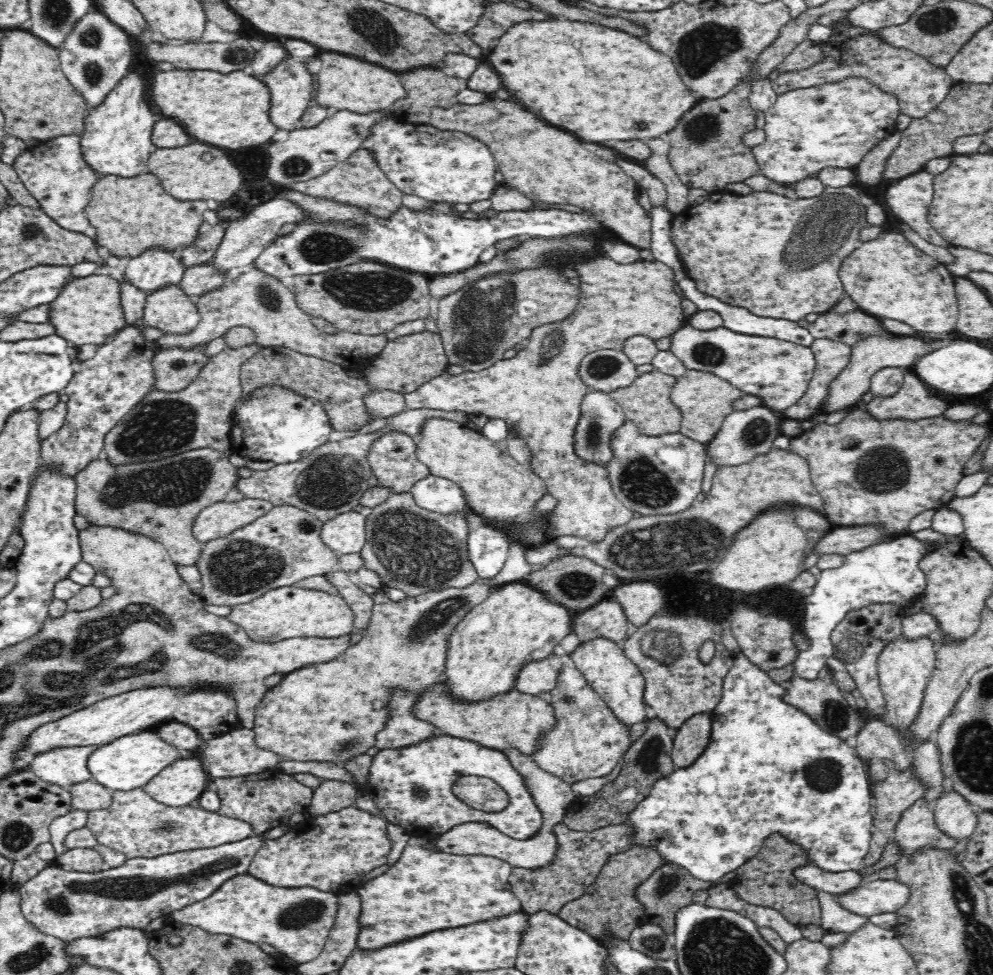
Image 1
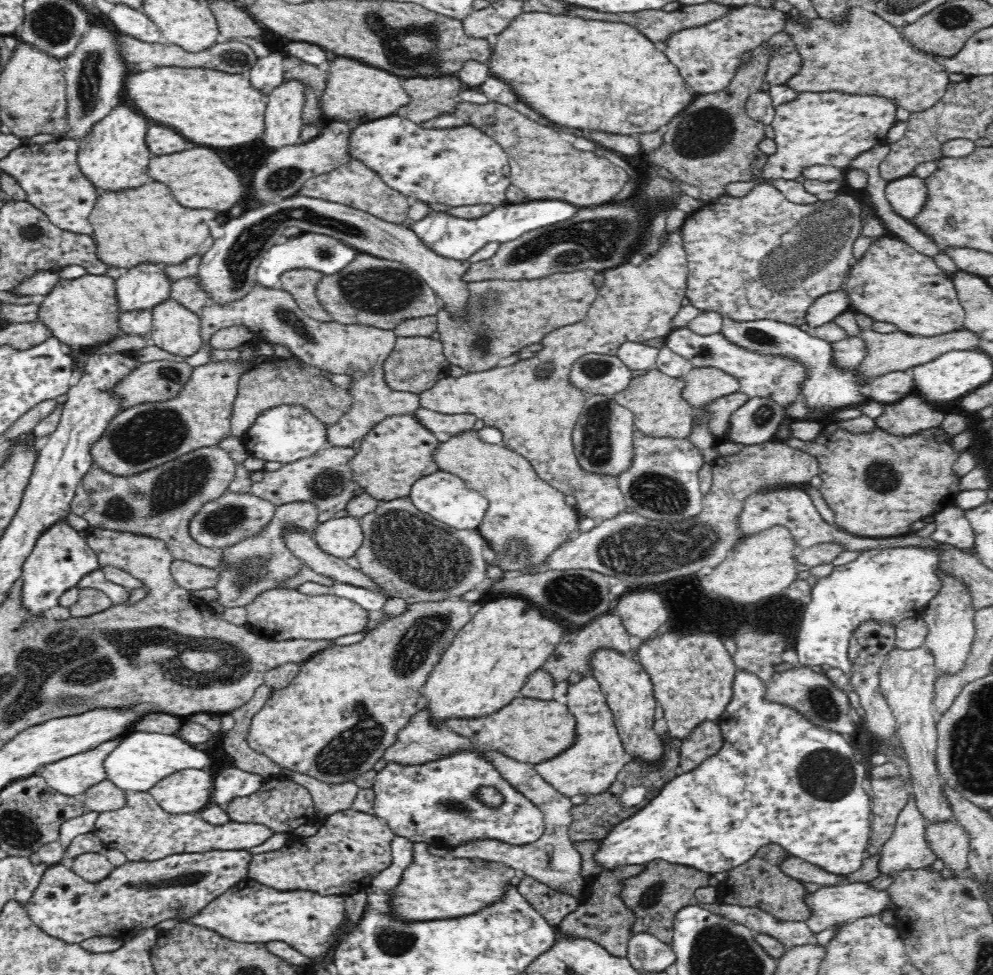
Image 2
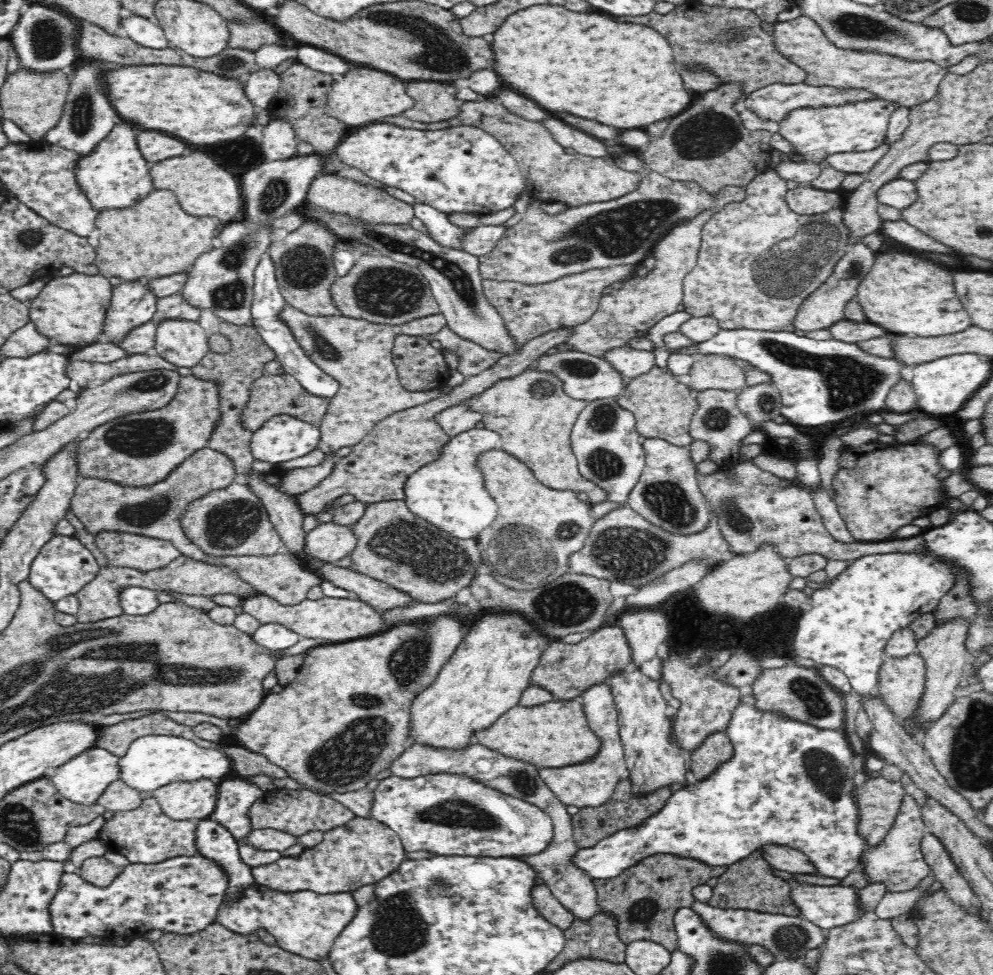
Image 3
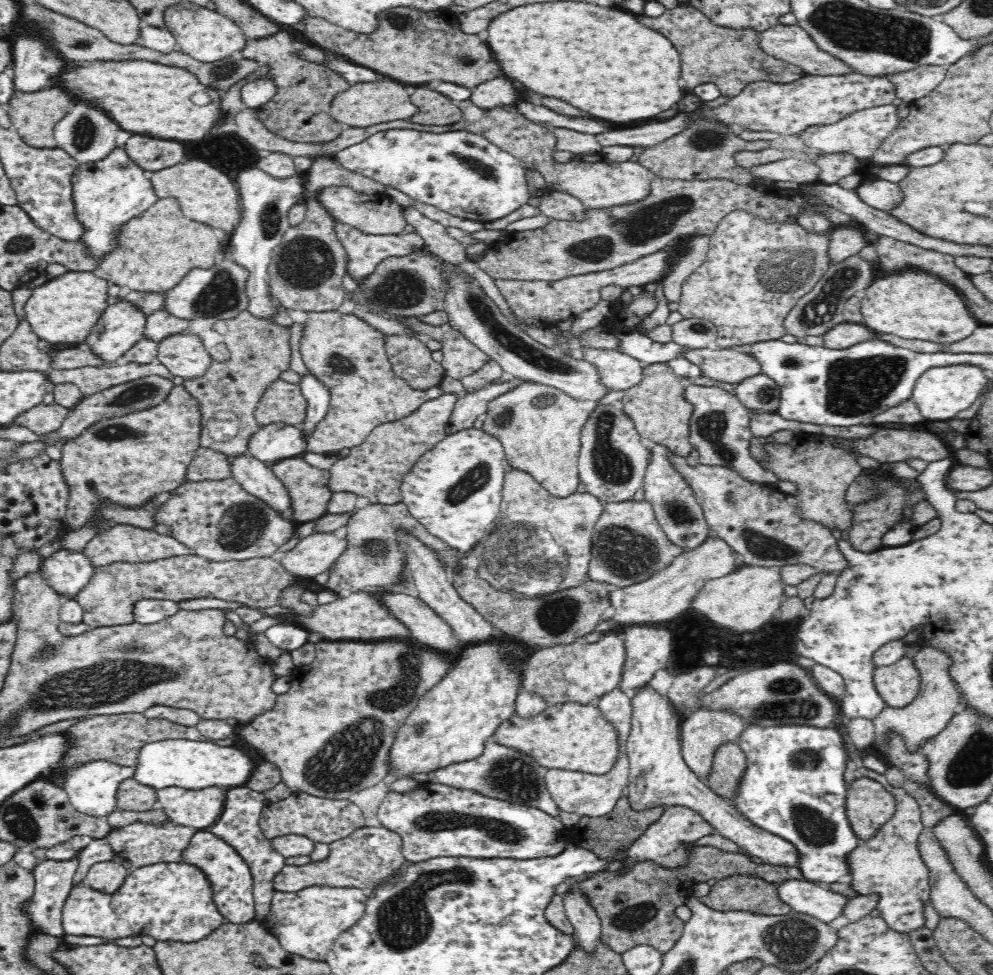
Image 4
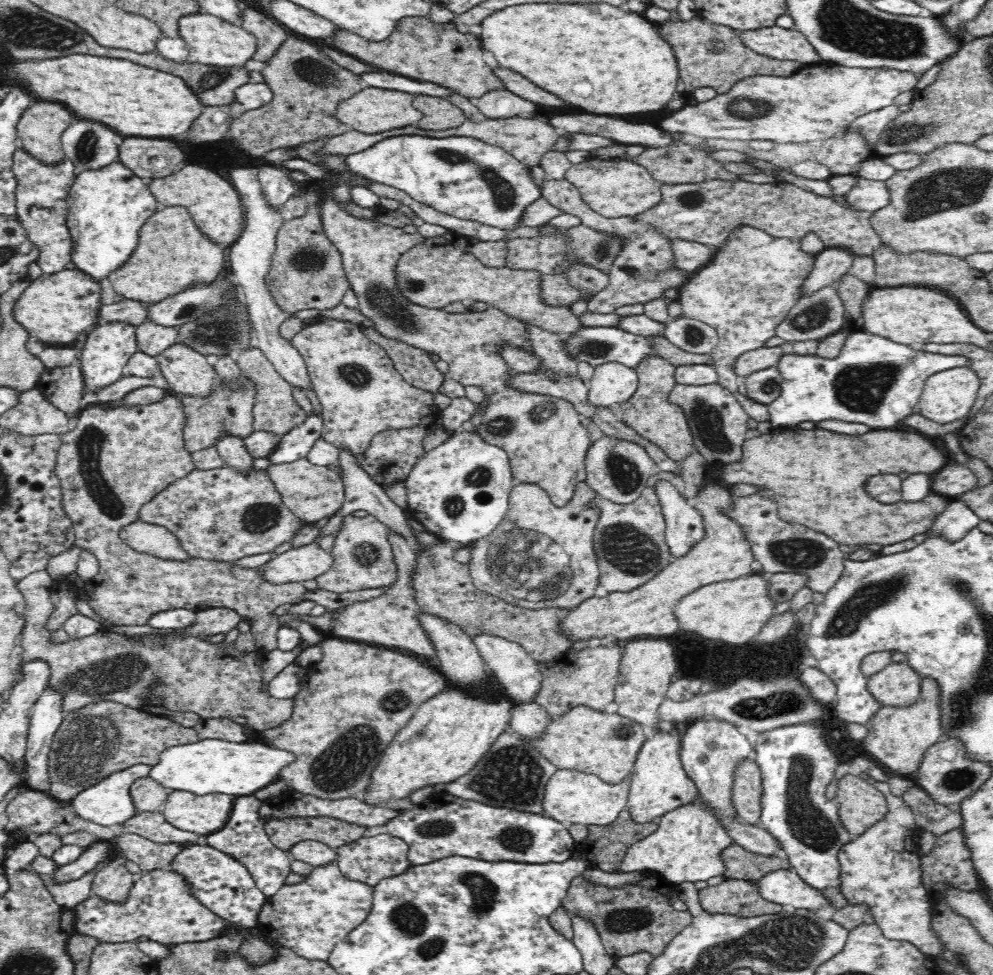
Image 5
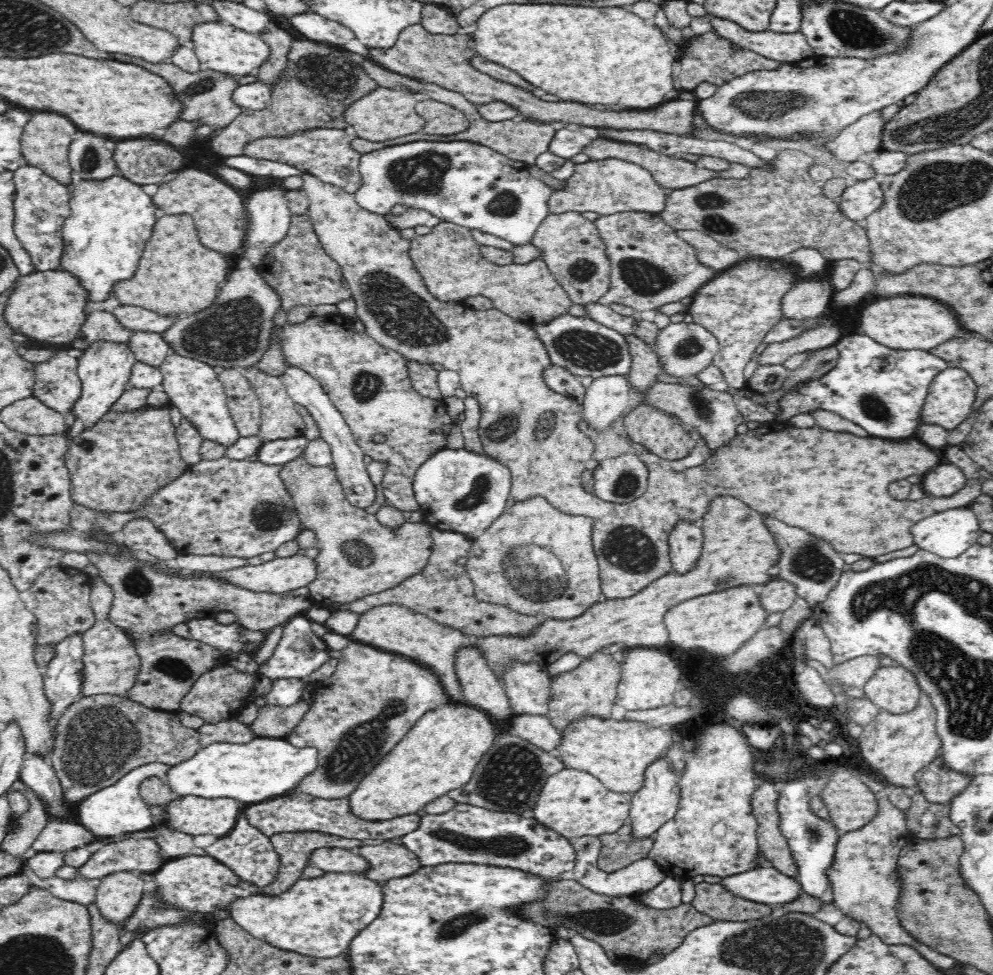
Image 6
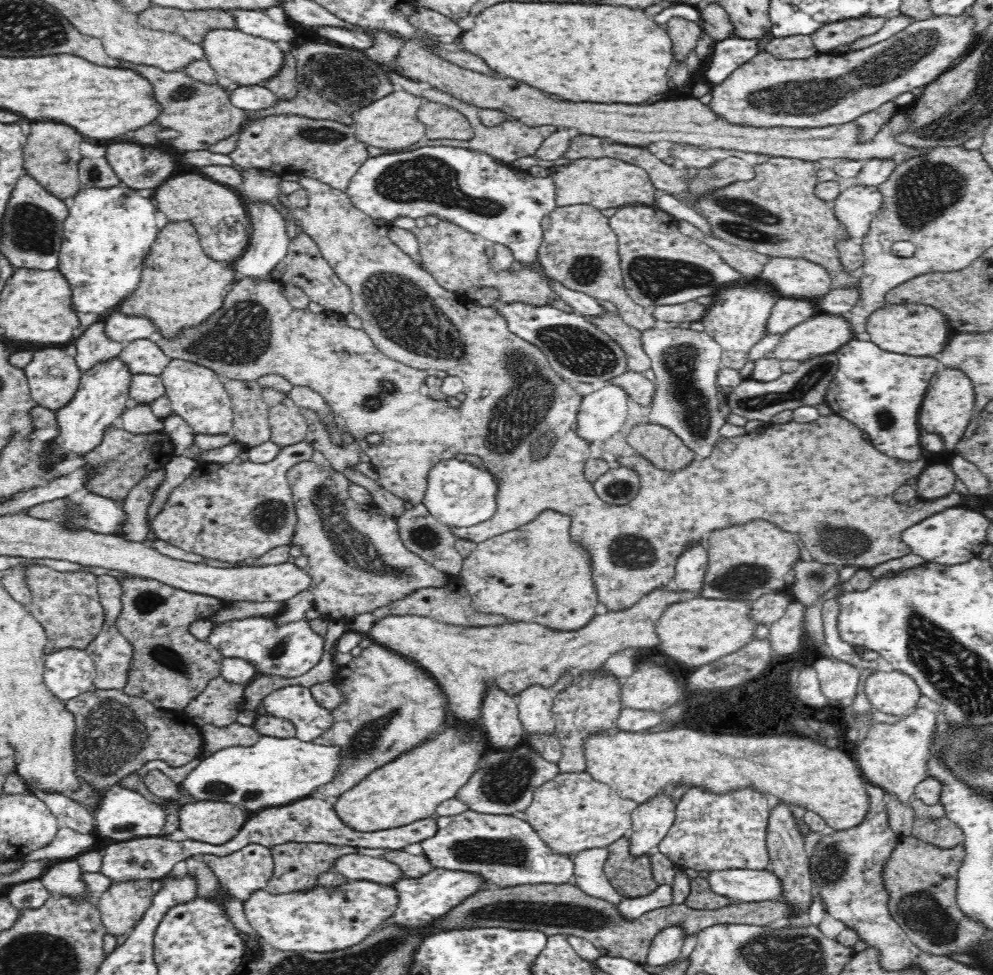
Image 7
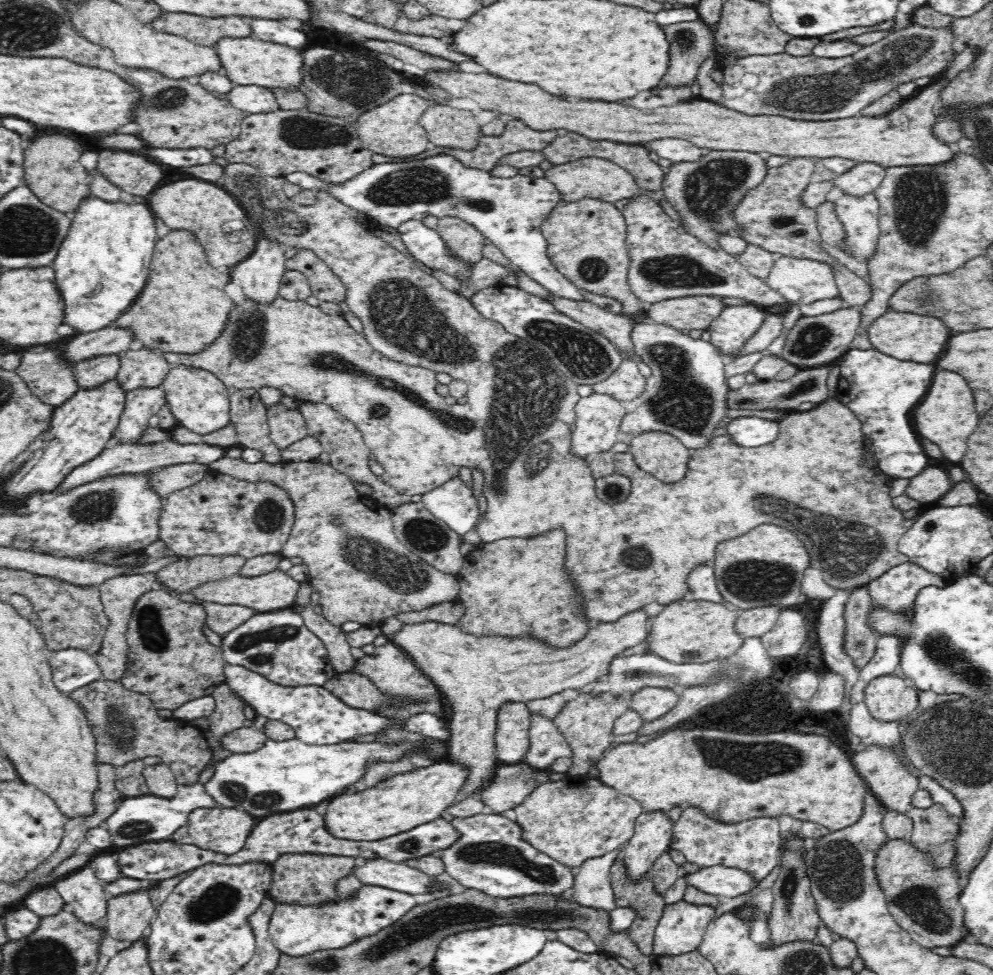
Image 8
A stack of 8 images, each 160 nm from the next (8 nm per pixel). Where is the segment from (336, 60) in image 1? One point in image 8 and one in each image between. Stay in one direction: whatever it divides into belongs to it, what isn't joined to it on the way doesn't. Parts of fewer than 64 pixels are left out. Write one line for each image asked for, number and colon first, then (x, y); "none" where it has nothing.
2: (356, 92)
3: (364, 95)
4: (365, 104)
5: (373, 110)
6: (385, 114)
7: (390, 123)
8: (393, 129)

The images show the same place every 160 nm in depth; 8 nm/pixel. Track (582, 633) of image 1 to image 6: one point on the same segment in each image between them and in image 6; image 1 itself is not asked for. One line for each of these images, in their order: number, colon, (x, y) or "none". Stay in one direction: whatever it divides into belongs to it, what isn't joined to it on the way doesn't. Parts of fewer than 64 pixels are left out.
2: (569, 662)
3: (566, 670)
4: (580, 672)
5: (589, 677)
6: (590, 689)

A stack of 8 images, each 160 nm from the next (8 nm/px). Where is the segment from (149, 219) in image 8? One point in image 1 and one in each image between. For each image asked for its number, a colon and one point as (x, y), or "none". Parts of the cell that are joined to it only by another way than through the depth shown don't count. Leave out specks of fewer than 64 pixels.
1: (116, 140)
2: (114, 157)
3: (114, 175)
4: (107, 194)
5: (107, 207)
6: (111, 220)
7: (108, 233)

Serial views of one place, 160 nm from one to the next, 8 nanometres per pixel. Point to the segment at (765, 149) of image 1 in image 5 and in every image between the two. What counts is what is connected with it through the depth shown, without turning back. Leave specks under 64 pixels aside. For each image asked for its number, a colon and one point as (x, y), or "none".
2: (830, 128)
3: (816, 133)
4: (861, 133)
5: (871, 125)

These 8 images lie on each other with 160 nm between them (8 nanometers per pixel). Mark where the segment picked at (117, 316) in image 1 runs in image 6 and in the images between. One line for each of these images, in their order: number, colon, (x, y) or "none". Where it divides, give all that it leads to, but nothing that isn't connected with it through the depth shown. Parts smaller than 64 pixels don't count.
2: (83, 312)
3: (70, 310)
4: (63, 310)
5: (55, 307)
6: (48, 306)

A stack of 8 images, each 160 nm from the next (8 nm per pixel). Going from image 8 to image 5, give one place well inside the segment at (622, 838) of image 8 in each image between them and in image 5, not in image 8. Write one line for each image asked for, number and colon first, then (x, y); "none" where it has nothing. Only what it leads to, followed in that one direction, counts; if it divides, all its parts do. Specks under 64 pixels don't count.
5: (571, 797)
6: (574, 804)
7: (572, 813)

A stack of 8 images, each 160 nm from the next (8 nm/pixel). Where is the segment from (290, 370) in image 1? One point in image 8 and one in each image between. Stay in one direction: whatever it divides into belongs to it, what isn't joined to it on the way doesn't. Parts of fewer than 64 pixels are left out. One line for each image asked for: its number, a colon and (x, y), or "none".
2: (273, 383)
3: (276, 395)
4: (282, 402)
5: (275, 411)
6: (280, 420)
7: (288, 426)
8: (286, 427)

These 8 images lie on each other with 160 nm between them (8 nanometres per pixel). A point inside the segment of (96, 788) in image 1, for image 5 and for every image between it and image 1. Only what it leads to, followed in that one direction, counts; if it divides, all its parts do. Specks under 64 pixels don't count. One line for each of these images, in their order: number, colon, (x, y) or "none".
2: (104, 797)
3: (120, 797)
4: (132, 795)
5: (148, 795)

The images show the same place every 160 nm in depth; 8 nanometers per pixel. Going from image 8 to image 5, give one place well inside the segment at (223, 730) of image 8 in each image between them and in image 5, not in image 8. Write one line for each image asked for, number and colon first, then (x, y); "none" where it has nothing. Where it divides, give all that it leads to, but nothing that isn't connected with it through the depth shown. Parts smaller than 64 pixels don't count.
5: (198, 676)
6: (218, 694)
7: (218, 704)

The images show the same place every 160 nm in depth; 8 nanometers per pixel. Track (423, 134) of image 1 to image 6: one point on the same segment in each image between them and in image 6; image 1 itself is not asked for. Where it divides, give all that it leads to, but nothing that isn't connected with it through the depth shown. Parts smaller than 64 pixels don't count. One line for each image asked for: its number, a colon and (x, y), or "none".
2: (461, 166)
3: (463, 169)
4: (463, 174)
5: (464, 177)
6: (466, 183)

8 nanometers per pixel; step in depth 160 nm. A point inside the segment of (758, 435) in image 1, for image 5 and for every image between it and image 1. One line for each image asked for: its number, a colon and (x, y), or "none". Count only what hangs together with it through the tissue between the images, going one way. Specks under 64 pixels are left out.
2: (756, 422)
3: (762, 402)
4: (759, 393)
5: (763, 386)

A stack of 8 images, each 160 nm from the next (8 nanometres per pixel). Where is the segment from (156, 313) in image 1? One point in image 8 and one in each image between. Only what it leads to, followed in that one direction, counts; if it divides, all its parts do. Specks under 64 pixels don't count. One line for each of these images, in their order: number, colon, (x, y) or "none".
2: (176, 330)
3: (184, 343)
4: (184, 355)
5: (187, 372)
6: (193, 388)
7: (195, 393)
8: (199, 400)

